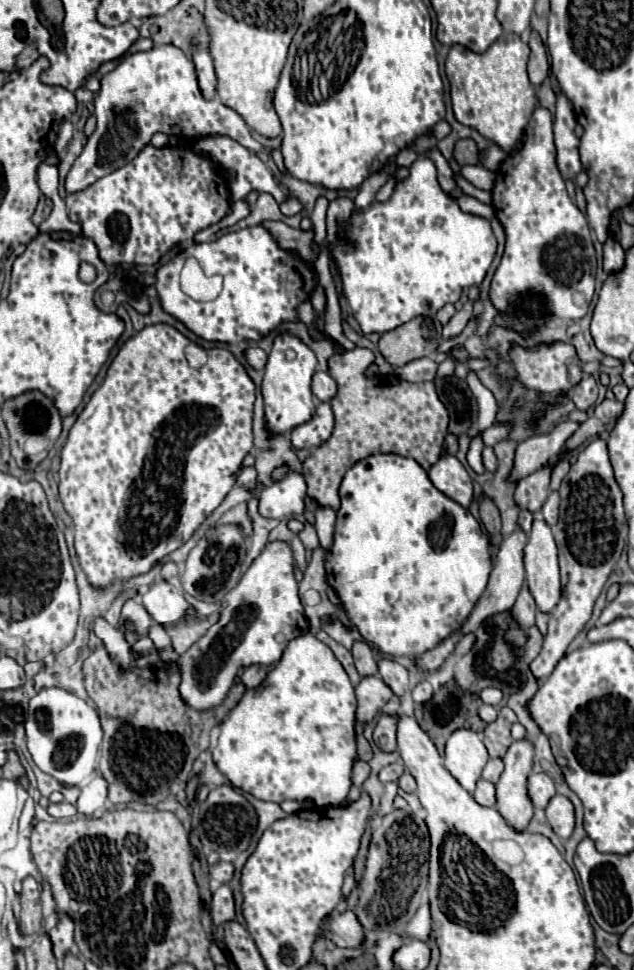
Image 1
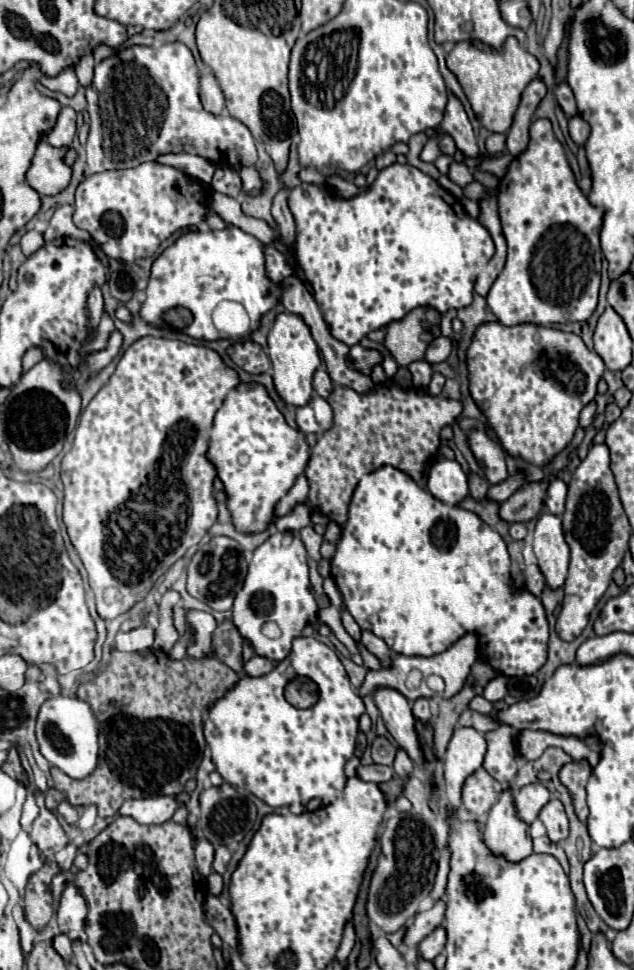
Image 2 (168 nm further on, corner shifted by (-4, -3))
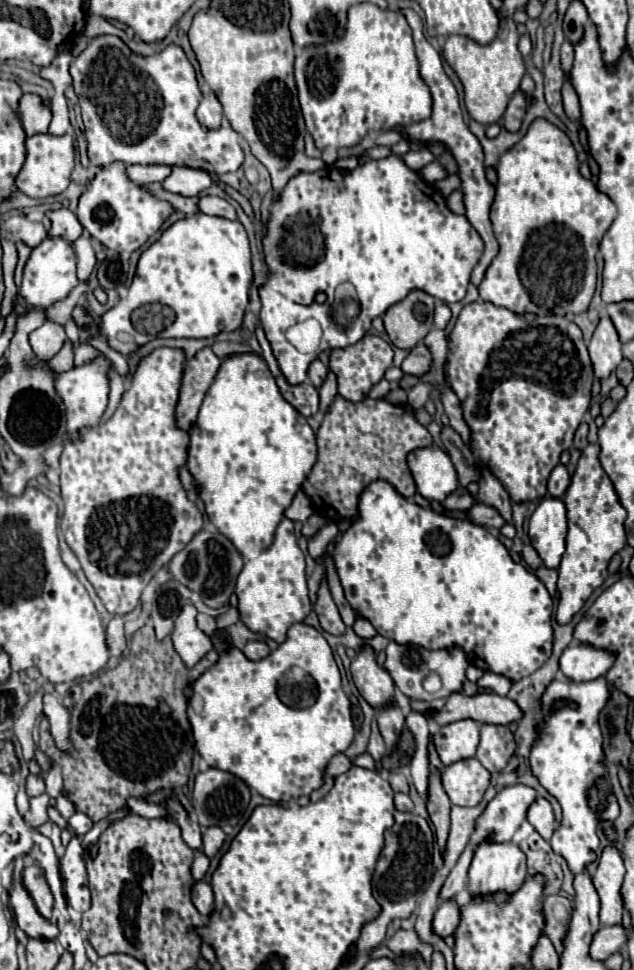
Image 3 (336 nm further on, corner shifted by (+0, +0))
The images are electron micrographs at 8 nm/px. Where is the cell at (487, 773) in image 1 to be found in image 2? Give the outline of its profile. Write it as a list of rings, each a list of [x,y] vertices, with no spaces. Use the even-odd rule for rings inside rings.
[[[501,724],[497,730],[487,732],[485,738],[487,754],[483,768],[505,786],[517,774],[517,732],[509,724]]]

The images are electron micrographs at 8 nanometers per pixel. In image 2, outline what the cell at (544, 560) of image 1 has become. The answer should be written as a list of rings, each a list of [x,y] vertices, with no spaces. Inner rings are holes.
[[[541,514],[533,536],[533,552],[545,576],[545,586],[557,590],[565,582],[569,566],[569,548],[563,540],[561,520],[553,514]]]

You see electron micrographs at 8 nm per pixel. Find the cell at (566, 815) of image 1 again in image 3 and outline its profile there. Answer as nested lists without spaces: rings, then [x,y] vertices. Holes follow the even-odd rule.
[[[537,797],[529,811],[527,811],[527,821],[535,827],[535,831],[543,837],[543,839],[551,839],[553,831],[555,831],[555,817],[553,817],[553,809],[549,805],[547,799],[543,797]]]

